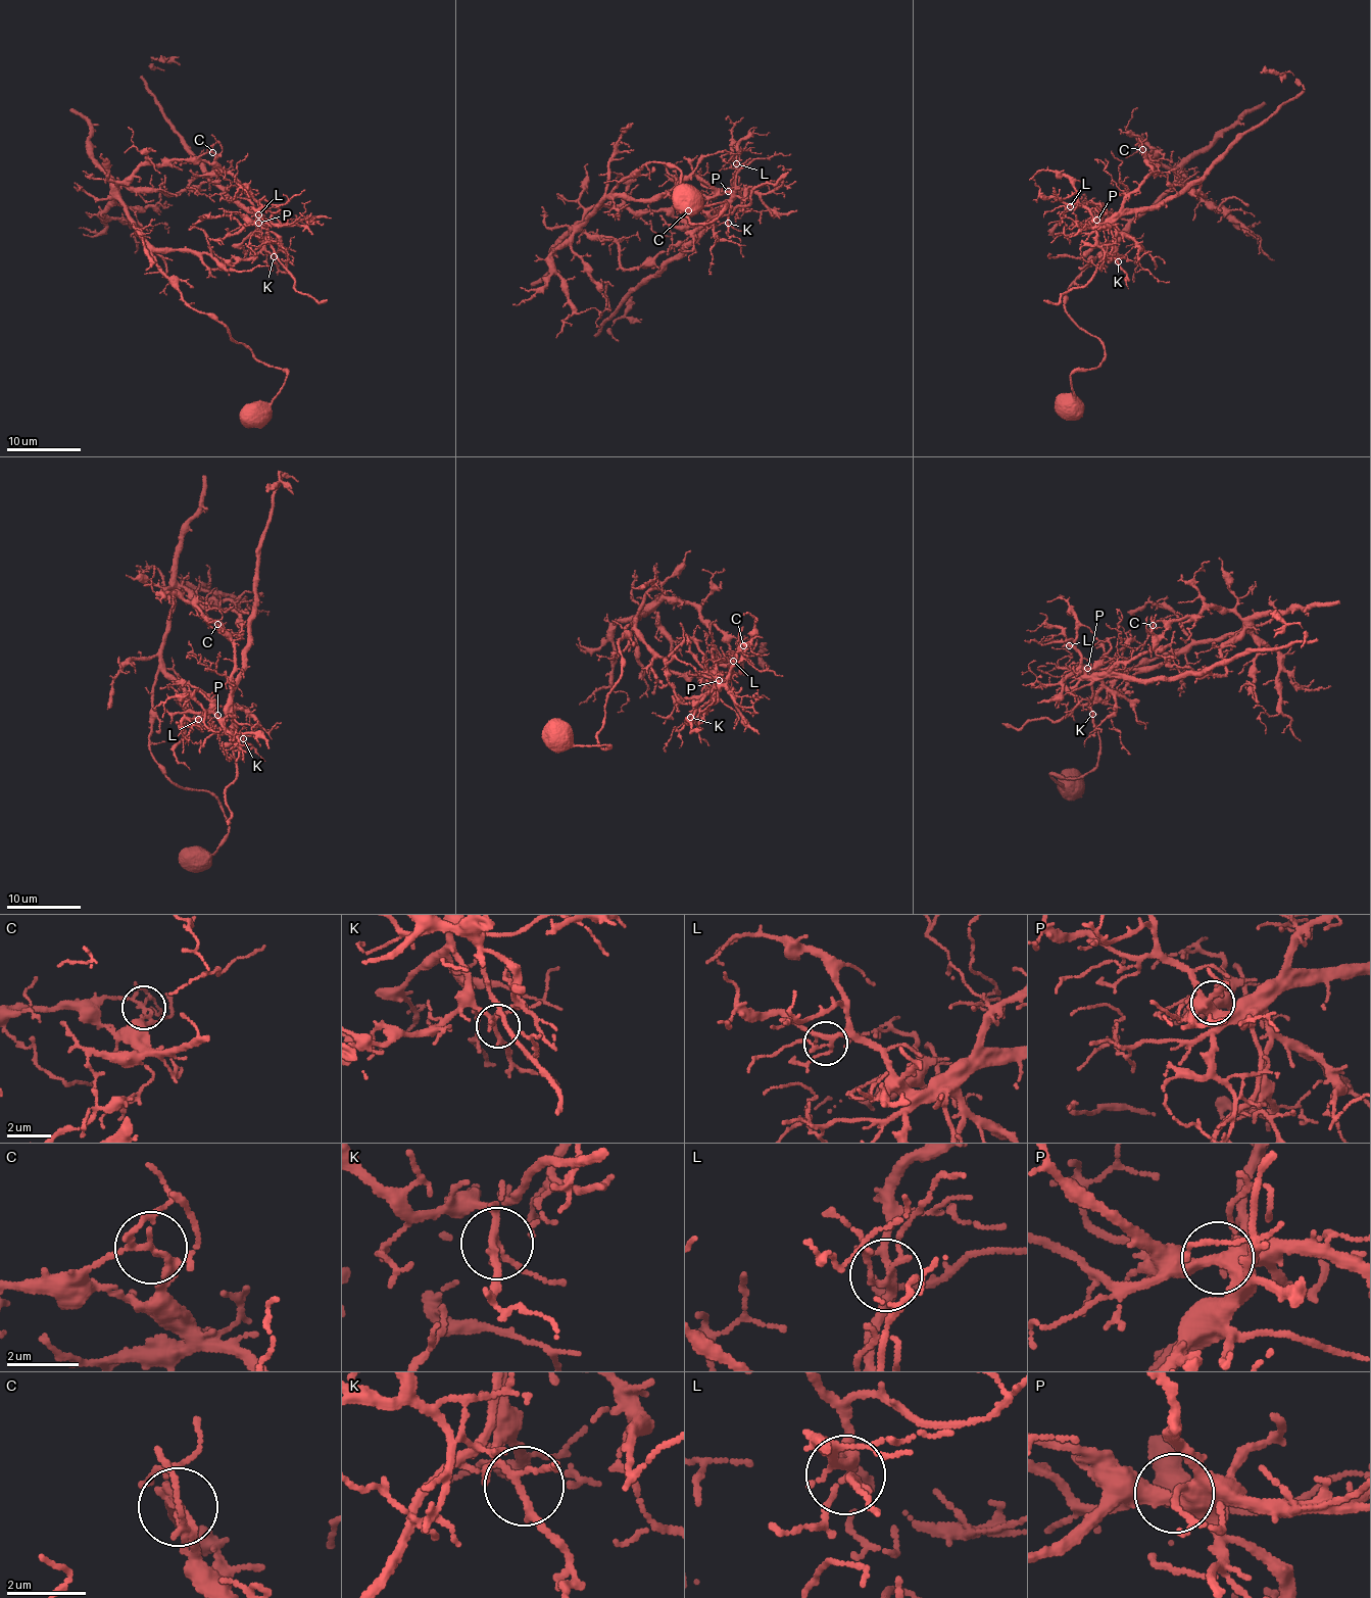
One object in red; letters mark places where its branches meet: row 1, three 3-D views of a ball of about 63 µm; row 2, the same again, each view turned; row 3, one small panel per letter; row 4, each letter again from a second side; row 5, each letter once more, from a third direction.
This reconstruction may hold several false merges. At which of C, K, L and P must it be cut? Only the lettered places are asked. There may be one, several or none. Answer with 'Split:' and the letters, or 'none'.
Split: C

